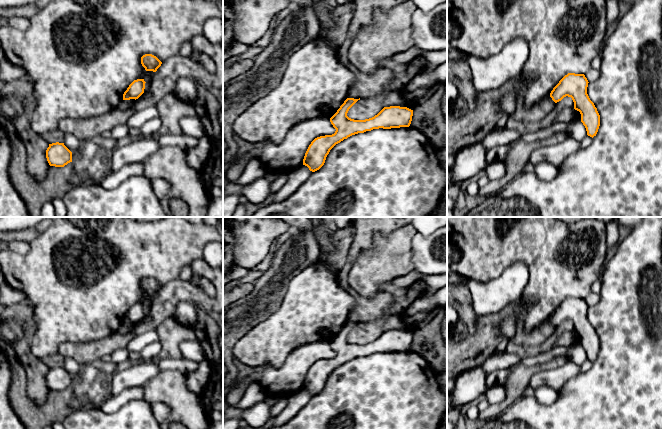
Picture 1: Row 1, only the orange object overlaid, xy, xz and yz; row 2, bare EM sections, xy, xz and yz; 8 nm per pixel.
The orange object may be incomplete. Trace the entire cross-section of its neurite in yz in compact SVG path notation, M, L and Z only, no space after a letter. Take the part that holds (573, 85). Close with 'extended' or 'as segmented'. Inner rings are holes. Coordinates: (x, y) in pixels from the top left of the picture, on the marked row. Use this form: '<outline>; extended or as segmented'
M568 73L553 88L550 97L555 103L566 96L571 97L574 109L581 114L581 122L586 128L587 135L593 138L600 126L600 115L587 94L588 83L584 74Z; as segmented

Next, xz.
M347 98L330 118L331 124L336 129L334 134L317 137L311 142L303 159L303 165L310 171L319 170L324 165L330 150L352 135L379 128L409 127L411 124L413 110L400 106L384 107L377 115L369 119L351 119L347 113L358 100L360 98Z; as segmented

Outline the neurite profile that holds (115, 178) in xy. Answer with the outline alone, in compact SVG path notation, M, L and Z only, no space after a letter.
M143 162L126 164L120 170L110 172L103 179L100 185L107 190L115 189L126 179L132 176L141 175L143 173L144 173Z

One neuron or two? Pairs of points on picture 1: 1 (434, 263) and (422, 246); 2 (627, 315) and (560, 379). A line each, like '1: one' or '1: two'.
1: one
2: two

